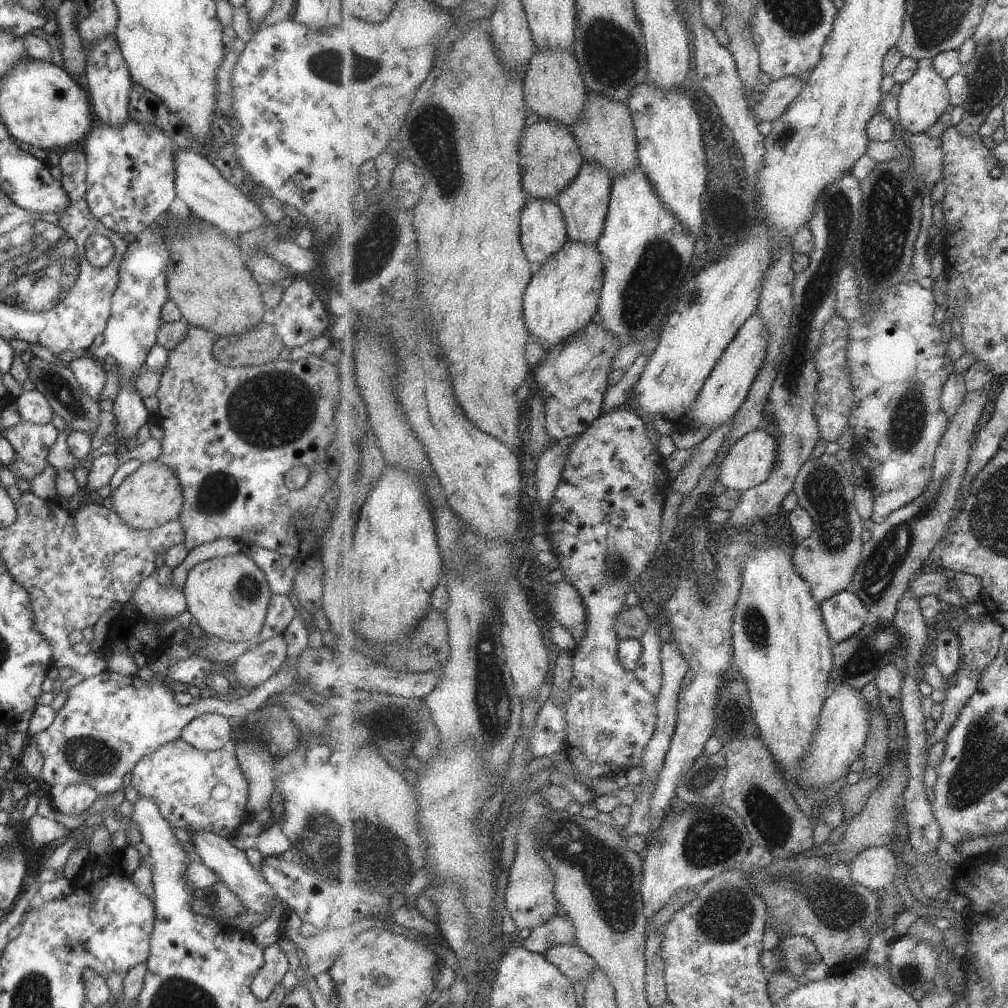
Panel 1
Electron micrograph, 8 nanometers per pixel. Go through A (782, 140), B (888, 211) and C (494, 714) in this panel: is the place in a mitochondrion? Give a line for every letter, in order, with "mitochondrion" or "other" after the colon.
A: mitochondrion
B: mitochondrion
C: mitochondrion

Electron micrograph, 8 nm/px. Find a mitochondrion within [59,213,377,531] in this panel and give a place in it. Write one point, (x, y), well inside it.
(274, 410)

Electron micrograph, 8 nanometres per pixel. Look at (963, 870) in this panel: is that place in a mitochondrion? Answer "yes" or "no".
no

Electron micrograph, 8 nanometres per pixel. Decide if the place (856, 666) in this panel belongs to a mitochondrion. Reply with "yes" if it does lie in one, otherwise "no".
yes

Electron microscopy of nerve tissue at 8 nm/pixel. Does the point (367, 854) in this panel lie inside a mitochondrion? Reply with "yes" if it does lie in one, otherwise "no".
yes

